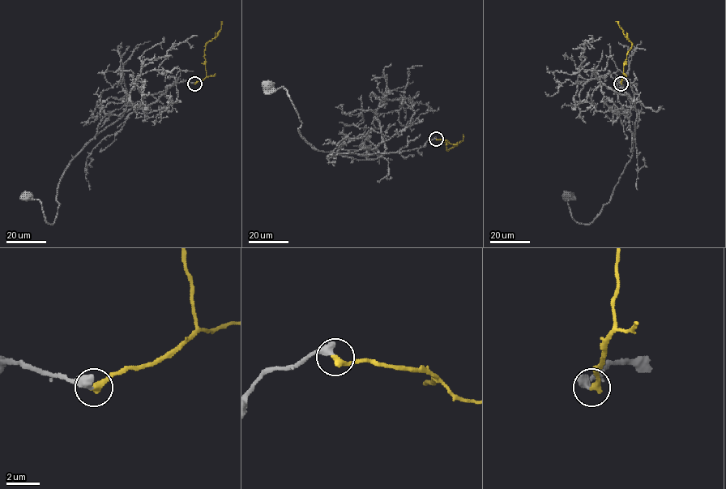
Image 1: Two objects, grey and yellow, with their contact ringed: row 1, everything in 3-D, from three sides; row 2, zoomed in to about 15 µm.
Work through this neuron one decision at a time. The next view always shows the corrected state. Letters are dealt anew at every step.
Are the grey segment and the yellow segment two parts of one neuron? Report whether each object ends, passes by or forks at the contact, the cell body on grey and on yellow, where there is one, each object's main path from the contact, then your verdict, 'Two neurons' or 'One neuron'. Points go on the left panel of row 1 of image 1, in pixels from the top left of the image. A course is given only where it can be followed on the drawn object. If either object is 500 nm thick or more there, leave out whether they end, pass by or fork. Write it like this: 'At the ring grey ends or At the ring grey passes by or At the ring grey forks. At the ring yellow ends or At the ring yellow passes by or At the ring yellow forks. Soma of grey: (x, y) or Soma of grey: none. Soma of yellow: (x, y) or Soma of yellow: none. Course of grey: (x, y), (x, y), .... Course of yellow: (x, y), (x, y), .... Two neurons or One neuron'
At the ring grey ends. At the ring yellow ends. Soma of grey: (25, 195). Soma of yellow: none. Course of grey: (194, 83), (182, 80), (147, 95), (99, 132), (60, 179), (53, 224), (40, 202), (25, 195). Course of yellow: (194, 83), (207, 76), (205, 47), (217, 35), (221, 21). One neuron

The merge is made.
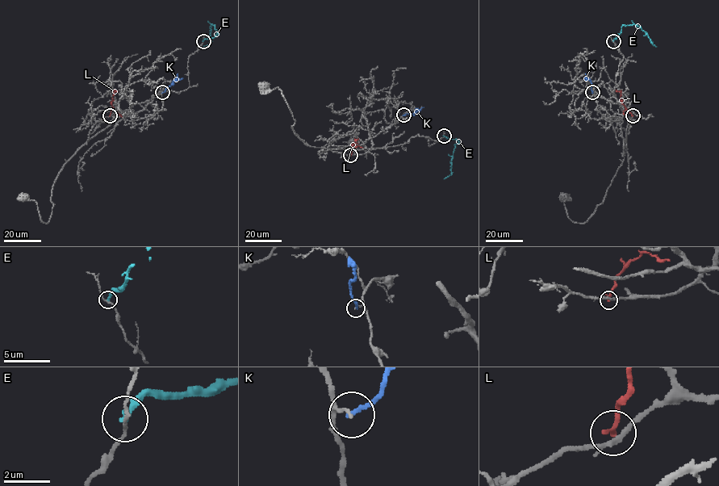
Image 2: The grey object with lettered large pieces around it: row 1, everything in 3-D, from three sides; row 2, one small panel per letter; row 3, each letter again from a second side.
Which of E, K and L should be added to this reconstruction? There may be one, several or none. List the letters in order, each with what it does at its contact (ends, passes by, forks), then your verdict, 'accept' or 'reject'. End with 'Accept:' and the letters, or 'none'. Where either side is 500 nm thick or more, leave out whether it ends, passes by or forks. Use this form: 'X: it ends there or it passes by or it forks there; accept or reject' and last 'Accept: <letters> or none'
E: it ends there; reject
K: it ends there; reject
L: it ends there; reject
Accept: none

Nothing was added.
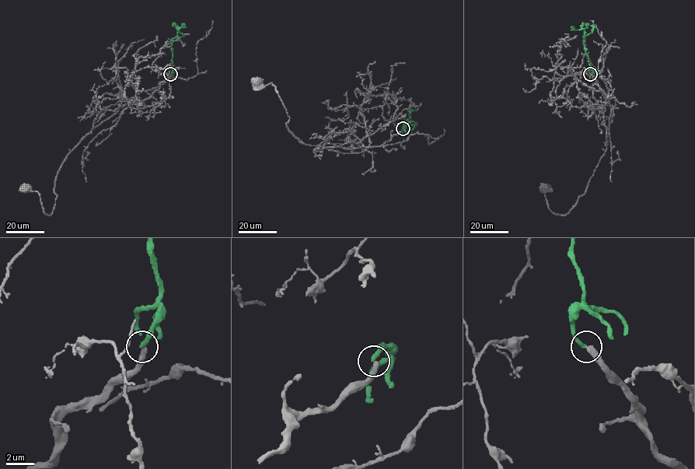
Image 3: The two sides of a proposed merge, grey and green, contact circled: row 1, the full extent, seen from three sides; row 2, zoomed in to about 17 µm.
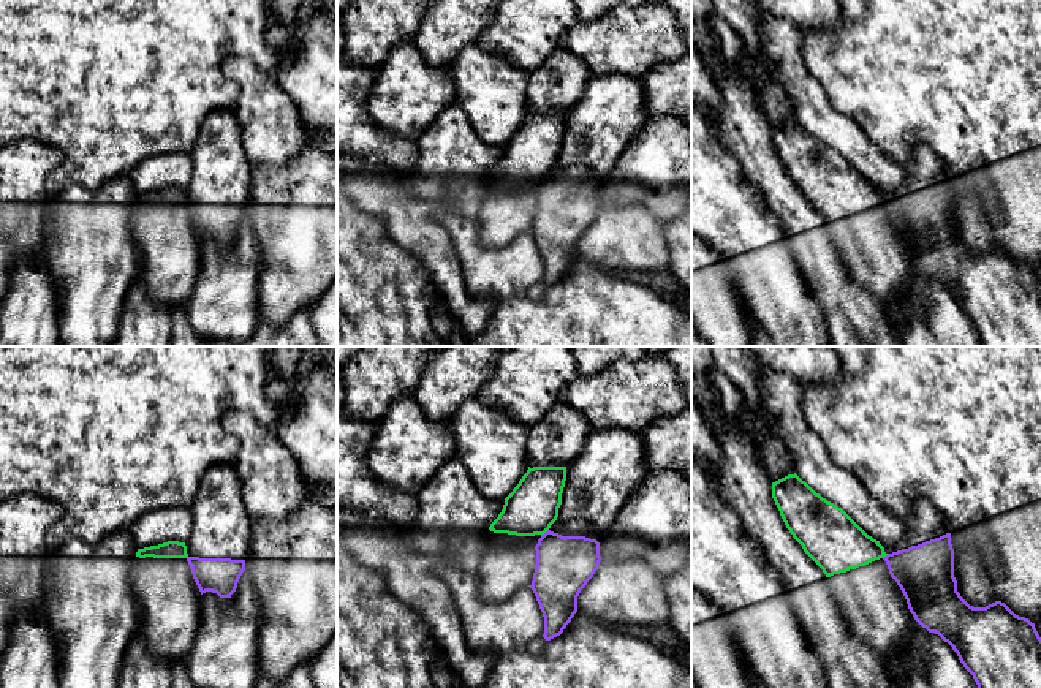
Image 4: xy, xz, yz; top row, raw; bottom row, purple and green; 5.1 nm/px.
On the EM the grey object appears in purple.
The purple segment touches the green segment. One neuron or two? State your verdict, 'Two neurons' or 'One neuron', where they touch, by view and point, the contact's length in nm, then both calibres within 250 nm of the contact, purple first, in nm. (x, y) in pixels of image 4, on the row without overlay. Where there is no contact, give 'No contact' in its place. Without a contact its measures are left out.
Two neurons. Touches purple at xz (546, 177). Shared border 50 nm. Thickness 280 nm (purple) against 260 nm

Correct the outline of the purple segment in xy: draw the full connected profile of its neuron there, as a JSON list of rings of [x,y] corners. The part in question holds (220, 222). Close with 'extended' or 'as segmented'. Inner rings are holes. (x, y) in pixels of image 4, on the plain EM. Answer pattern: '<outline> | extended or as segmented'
[[[214,111],[203,120],[191,150],[187,207],[201,237],[231,244],[245,217],[252,164],[242,147],[234,111]]] | extended

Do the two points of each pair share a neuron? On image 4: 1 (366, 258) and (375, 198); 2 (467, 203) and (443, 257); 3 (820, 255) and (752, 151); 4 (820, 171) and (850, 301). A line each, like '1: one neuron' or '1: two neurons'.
1: two neurons
2: two neurons
3: one neuron
4: two neurons

